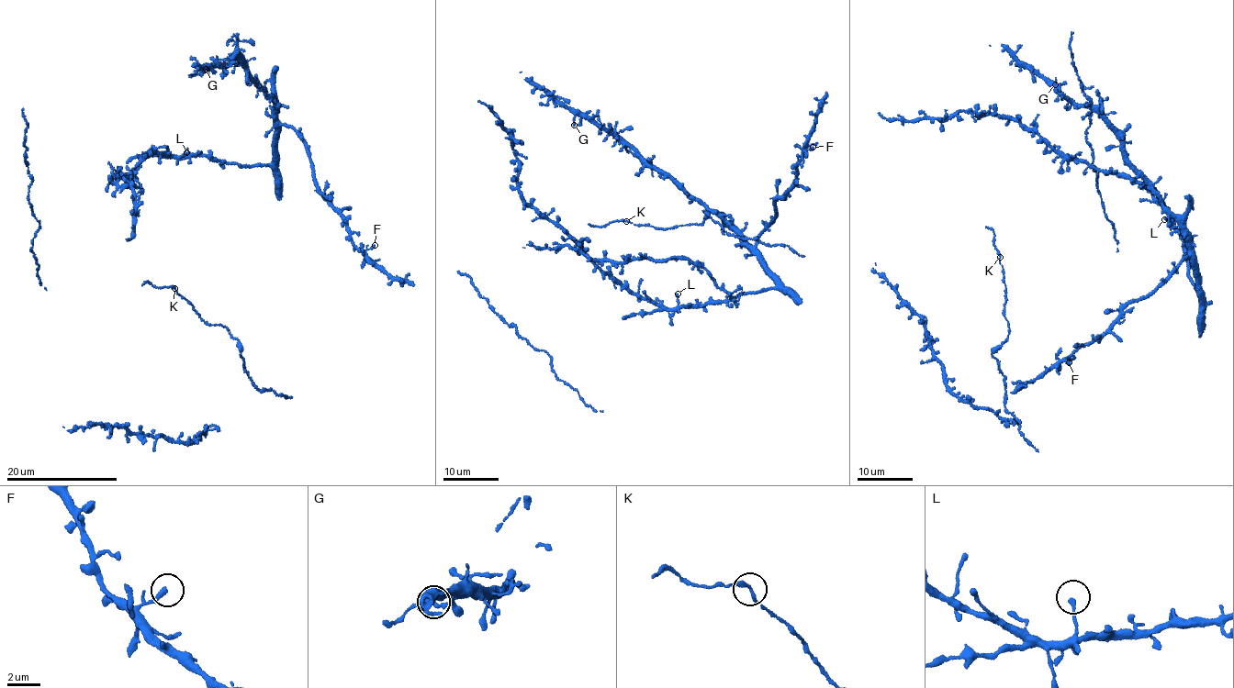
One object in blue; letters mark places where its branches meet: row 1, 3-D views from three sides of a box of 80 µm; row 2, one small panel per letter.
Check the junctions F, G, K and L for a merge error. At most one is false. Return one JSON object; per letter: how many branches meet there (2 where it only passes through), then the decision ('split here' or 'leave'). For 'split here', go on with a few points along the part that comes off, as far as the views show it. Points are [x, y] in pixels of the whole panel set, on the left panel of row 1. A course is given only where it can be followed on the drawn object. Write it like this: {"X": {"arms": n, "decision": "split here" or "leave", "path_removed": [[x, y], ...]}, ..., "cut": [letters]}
{"F": {"arms": 1, "decision": "leave"}, "G": {"arms": 1, "decision": "leave"}, "K": {"arms": 1, "decision": "leave"}, "L": {"arms": 1, "decision": "leave"}, "cut": []}

